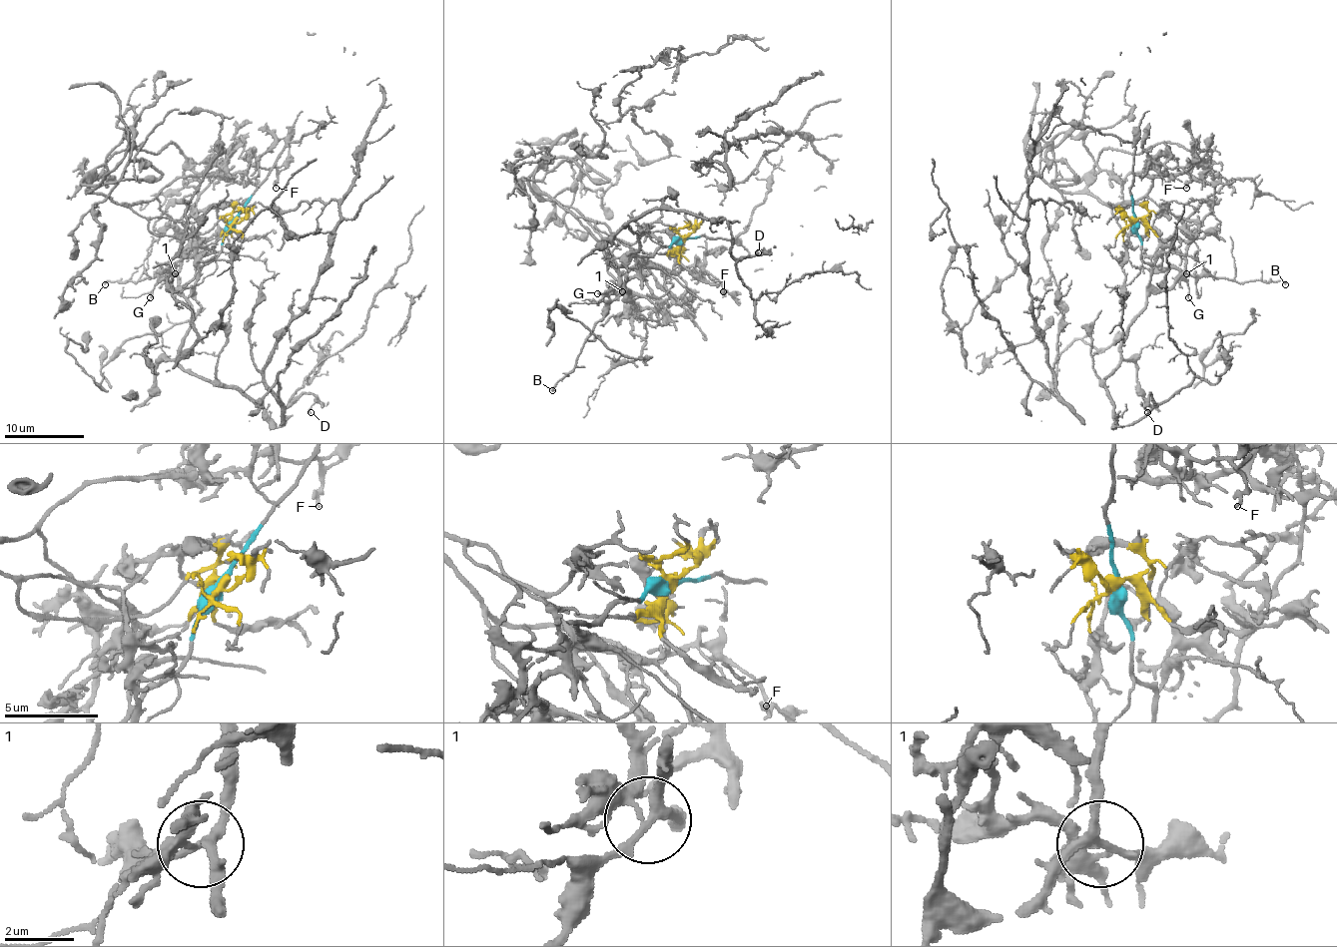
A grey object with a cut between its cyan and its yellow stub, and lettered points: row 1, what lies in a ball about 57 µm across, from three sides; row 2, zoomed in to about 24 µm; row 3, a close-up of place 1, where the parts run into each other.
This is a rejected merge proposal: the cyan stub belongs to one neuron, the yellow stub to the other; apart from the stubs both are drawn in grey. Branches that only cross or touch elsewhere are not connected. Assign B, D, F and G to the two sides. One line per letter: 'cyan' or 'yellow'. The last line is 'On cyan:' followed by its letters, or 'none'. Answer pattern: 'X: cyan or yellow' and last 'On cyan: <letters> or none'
B: cyan
D: cyan
F: yellow
G: yellow
On cyan: B, D

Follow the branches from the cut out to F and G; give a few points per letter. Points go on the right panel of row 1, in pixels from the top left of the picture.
F: (1133, 220), (1149, 214), (1145, 236), (1111, 208), (1161, 166), (1185, 188)
G: (1133, 220), (1149, 214), (1145, 236), (1117, 222), (1135, 220), (1157, 236), (1161, 265), (1179, 271), (1187, 297)

